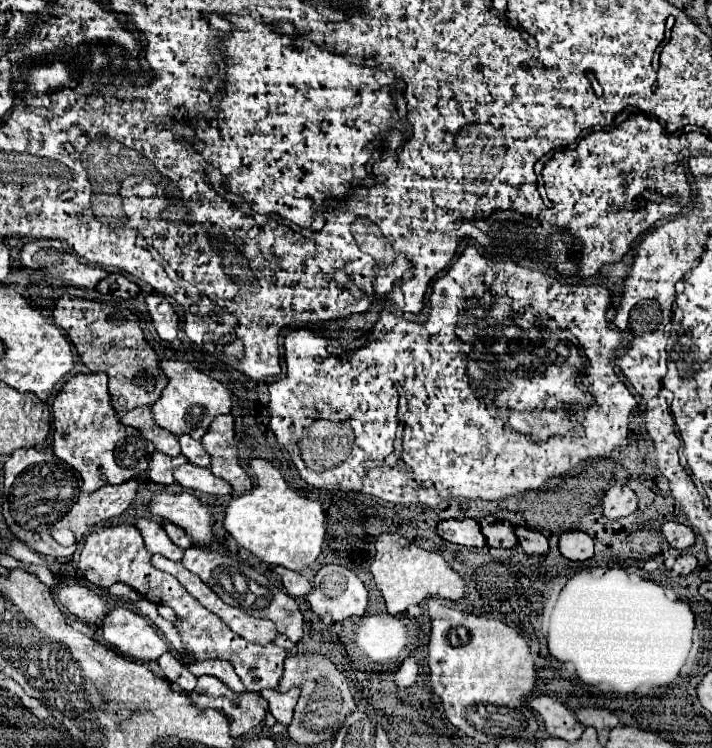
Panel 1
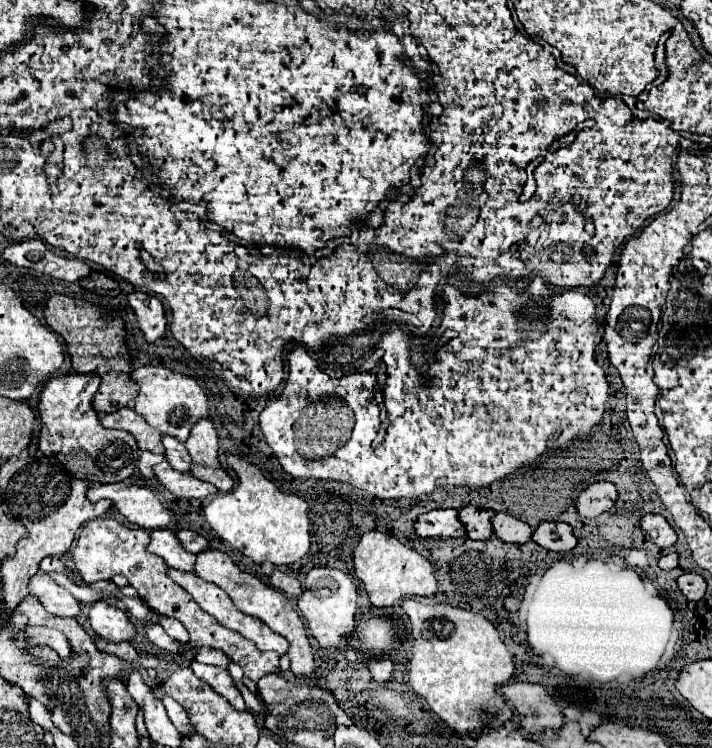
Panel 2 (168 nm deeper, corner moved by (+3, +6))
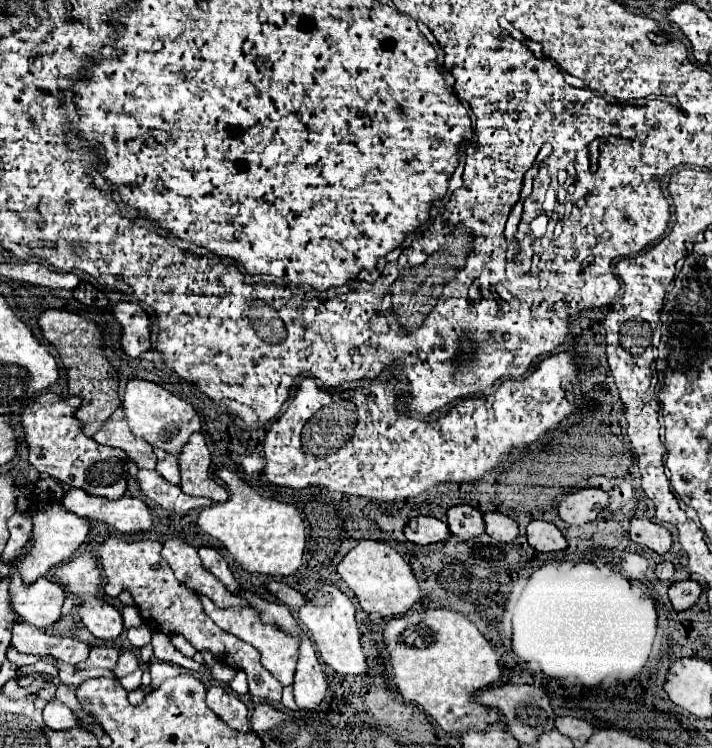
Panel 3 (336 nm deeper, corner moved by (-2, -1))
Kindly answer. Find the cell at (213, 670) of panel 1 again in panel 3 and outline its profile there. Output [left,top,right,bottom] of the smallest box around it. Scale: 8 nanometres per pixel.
[206,686,250,732]

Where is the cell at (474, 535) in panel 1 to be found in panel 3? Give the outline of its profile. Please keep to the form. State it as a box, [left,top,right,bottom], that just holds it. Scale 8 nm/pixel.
[404,516,452,544]

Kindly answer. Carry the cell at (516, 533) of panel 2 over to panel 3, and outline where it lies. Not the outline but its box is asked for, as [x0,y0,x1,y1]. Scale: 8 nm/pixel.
[484,512,518,542]

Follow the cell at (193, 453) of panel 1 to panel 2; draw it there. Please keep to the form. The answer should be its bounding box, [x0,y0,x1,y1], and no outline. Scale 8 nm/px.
[161,435,191,473]

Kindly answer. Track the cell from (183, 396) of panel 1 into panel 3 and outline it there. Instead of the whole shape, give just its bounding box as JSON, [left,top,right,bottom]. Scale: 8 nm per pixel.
[122,379,202,454]

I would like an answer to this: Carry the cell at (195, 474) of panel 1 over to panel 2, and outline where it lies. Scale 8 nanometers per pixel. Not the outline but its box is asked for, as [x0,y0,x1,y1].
[153,461,215,499]

